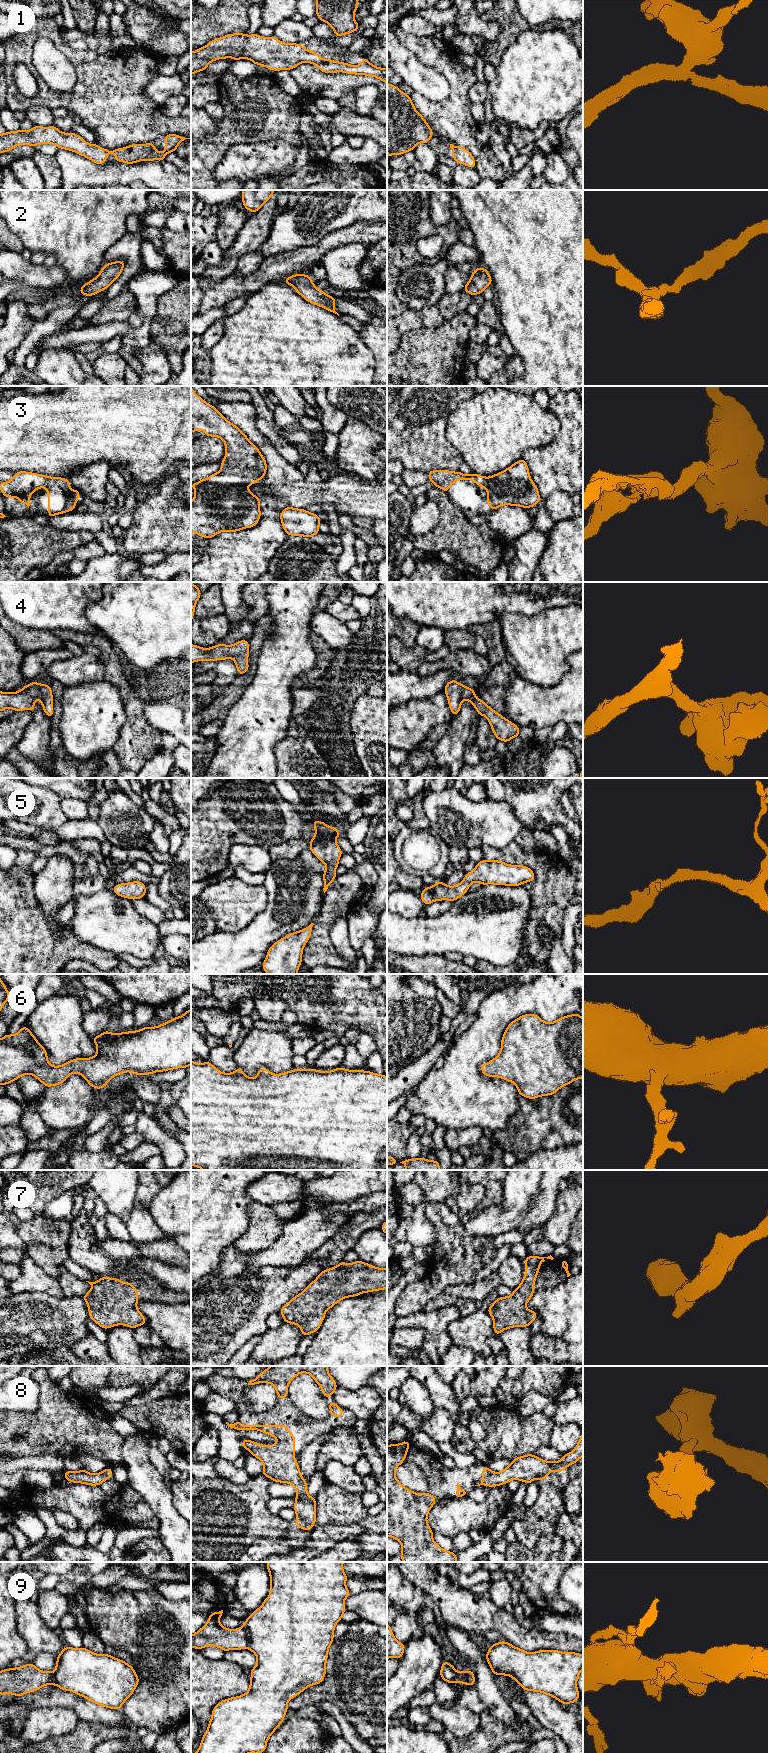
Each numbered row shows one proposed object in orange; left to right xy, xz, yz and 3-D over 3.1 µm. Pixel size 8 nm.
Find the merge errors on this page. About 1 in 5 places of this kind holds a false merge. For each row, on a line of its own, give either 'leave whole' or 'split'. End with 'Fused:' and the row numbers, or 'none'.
1: leave whole
2: leave whole
3: leave whole
4: leave whole
5: leave whole
6: leave whole
7: leave whole
8: leave whole
9: split
Fused: 9

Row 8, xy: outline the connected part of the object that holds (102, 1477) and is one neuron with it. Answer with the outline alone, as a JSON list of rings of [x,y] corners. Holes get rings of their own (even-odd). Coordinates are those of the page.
[[[108,1467],[98,1474],[92,1474],[84,1469],[80,1471],[65,1471],[64,1478],[69,1482],[73,1483],[83,1483],[85,1485],[101,1485],[108,1478],[113,1477],[112,1468]]]

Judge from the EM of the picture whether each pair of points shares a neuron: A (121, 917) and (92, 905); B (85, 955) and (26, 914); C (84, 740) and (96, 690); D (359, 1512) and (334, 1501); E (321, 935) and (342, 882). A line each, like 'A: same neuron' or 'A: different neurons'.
A: same neuron
B: same neuron
C: same neuron
D: same neuron
E: same neuron

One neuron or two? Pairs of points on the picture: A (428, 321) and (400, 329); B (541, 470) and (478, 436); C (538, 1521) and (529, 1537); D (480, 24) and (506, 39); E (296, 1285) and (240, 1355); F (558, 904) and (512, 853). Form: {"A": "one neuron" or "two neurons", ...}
{"A": "one neuron", "B": "two neurons", "C": "one neuron", "D": "two neurons", "E": "two neurons", "F": "one neuron"}

